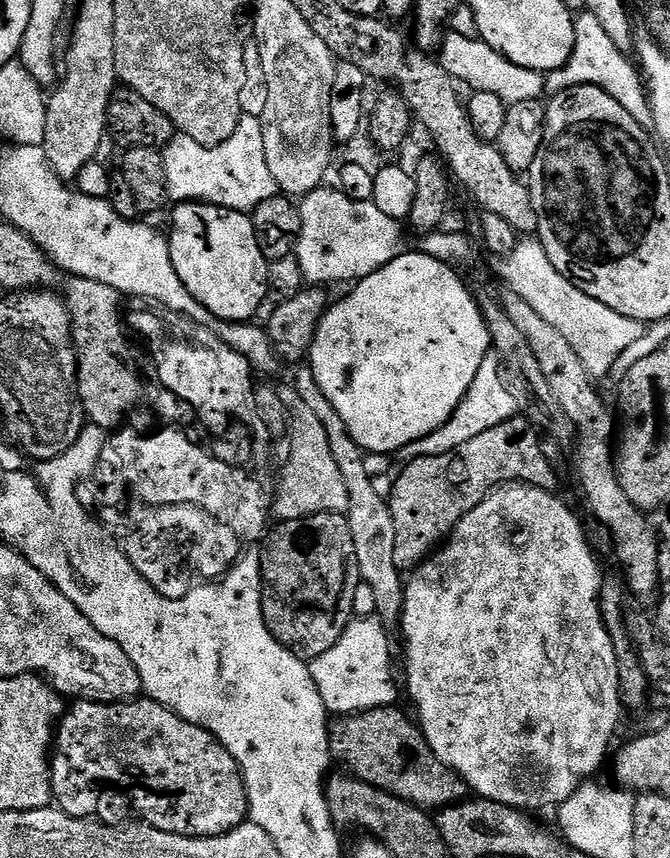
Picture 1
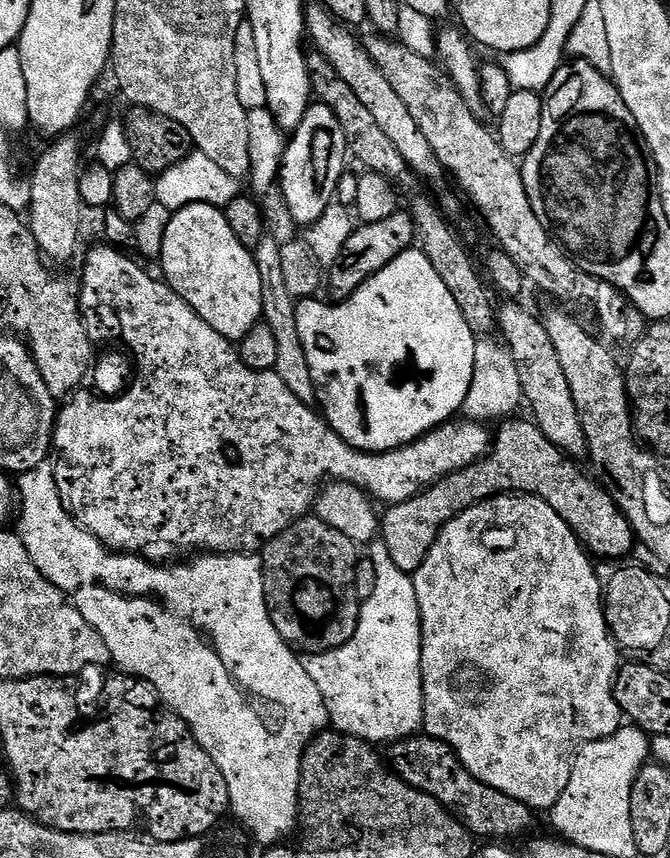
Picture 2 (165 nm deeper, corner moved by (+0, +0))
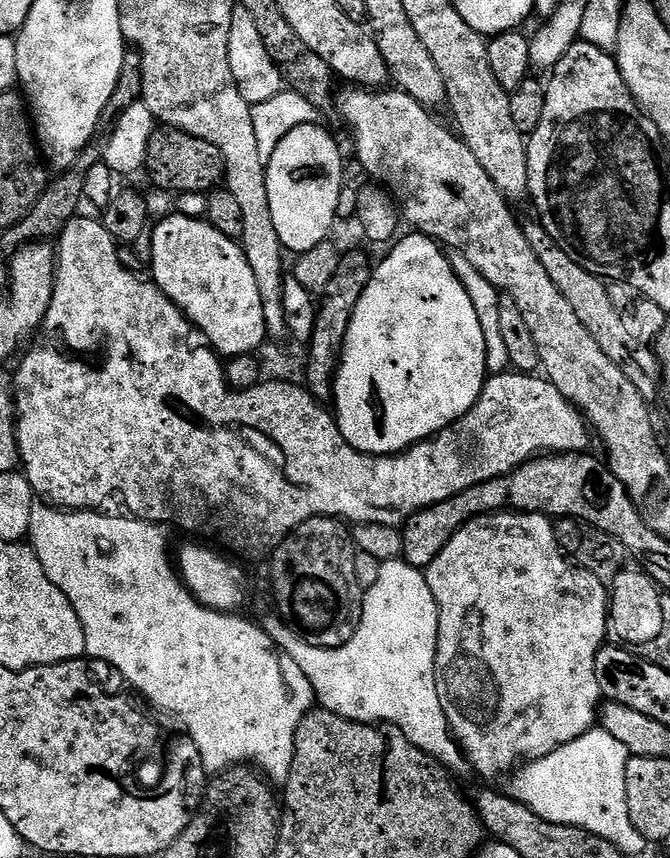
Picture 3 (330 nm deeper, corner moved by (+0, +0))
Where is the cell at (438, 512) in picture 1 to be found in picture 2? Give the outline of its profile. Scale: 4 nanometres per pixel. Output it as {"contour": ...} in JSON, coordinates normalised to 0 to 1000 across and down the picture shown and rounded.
{"contour":[[[760,488],[754,493],[760,494],[739,507],[733,522],[715,541],[673,550],[652,564],[643,564],[636,572],[606,585],[584,589],[582,594],[572,598],[570,628],[594,664],[619,669],[673,606],[721,583],[754,576],[807,578],[816,587],[827,590],[830,598],[848,610],[854,621],[885,649],[925,653],[942,646],[943,638],[951,638],[949,622],[906,568],[900,563],[888,564],[860,542],[864,540],[858,535],[849,534],[842,523],[827,520],[806,505],[793,488],[770,488]]]}

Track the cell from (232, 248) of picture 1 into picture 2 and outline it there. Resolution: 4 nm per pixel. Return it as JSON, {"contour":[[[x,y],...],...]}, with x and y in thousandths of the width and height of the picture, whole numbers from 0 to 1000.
{"contour":[[[285,238],[267,242],[249,254],[251,262],[246,263],[245,276],[239,280],[239,312],[245,316],[243,325],[291,361],[301,375],[313,375],[313,380],[319,380],[319,385],[325,385],[325,389],[337,395],[358,397],[376,381],[390,376],[394,366],[391,319],[385,319],[378,290],[355,282],[355,273],[343,268],[343,259],[333,246],[318,238]]]}

